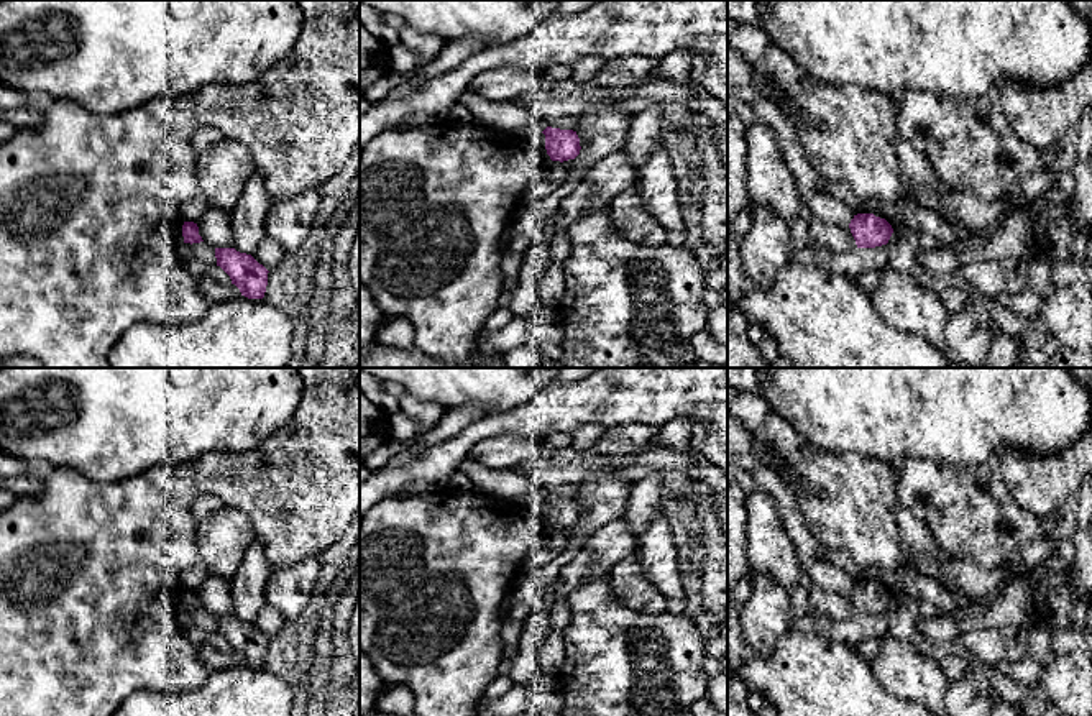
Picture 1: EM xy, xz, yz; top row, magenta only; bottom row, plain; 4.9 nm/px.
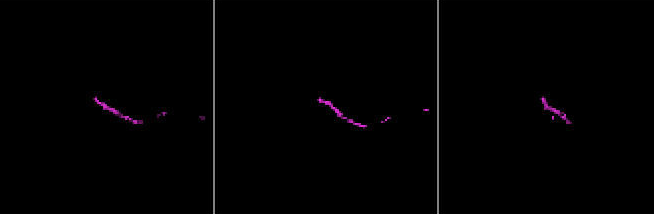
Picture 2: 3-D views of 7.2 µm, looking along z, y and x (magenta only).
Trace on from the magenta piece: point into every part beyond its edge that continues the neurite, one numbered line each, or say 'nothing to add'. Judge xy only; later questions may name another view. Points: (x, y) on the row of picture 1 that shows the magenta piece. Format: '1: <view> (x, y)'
1: xy (176, 230)

